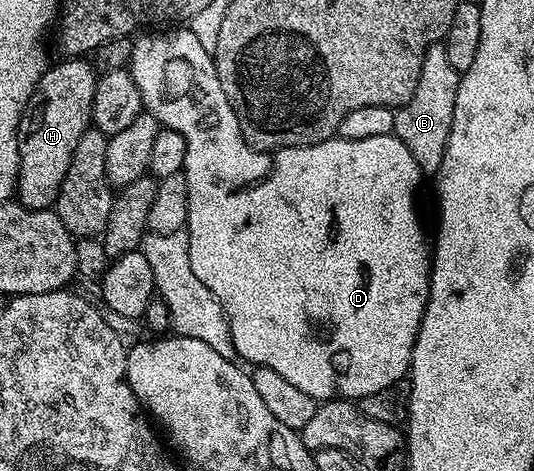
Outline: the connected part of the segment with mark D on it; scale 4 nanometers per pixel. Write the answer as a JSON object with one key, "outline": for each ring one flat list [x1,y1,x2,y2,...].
{"outline":[[166,28,163,30,166,30,163,34,143,33,141,37,134,42,128,69,132,80,136,80,136,88,140,88,140,96,142,97,142,105,145,113,151,114,165,129,175,130,181,136,184,136,184,140,187,141,187,158,184,173,186,183,188,184,188,216,186,217,184,229,188,236,188,256,192,260,192,272,196,272,197,278,200,279,200,284,204,284,204,288,208,288,208,292,212,292,212,296,216,296,216,300,220,300,220,304,224,308,226,319,228,320,230,331,232,332,232,344,234,345,235,355,237,355,243,363,250,362,249,365,251,367,267,366,268,368,272,368,274,372,280,372,280,376,284,376,284,380,288,380,288,384,296,384,296,388,300,388,300,392,308,392,308,396,312,396,316,400,361,400,364,396,372,396,372,392,380,392,381,390,389,390,397,387,397,382,400,381,401,378,403,381,403,379,407,377,410,369,412,348,416,344,416,336,420,332,420,324,424,320,424,312,426,311,428,296,430,295,430,263,432,261,432,250,428,245,428,238,426,242,425,232,422,231,422,222,418,219,418,210,414,207,414,193,418,190,420,171,416,160,412,160,412,152,408,152,408,148,404,148,404,144,399,138,394,137,393,134,389,134,388,136,372,136,368,140,348,140,347,138,335,136,324,140,320,144,312,144,311,146,293,146,292,148,272,150,269,152,265,150,254,150,246,143,244,136,240,132,240,120,236,120,236,112,232,108,232,104,220,84,220,76,216,72,213,54,209,54,209,52,204,50,203,45,200,44,189,28]]}

